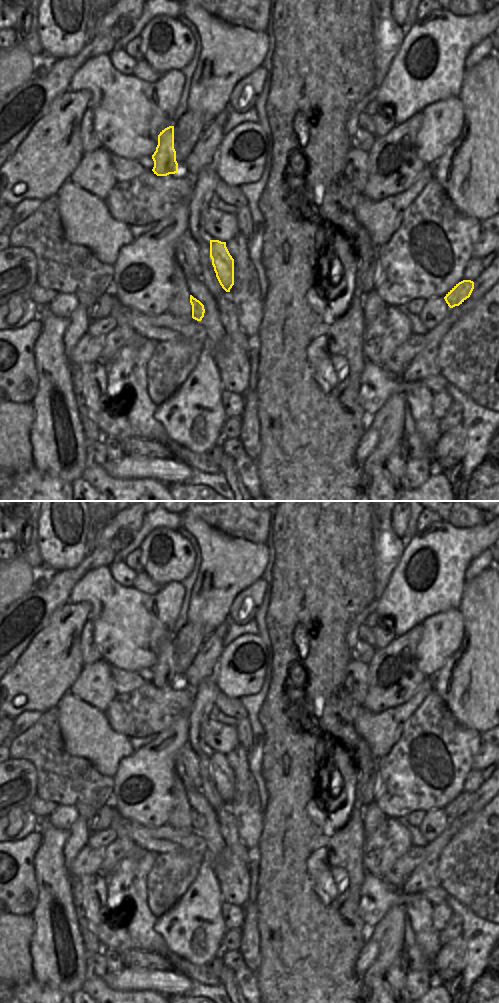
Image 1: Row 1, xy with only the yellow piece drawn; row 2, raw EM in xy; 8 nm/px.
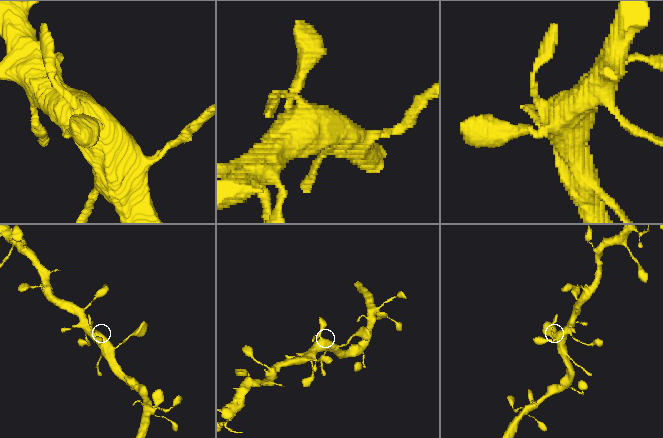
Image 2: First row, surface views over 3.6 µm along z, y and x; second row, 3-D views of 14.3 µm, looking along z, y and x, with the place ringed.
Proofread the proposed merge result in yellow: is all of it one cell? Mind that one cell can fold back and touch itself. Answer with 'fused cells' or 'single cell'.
single cell

